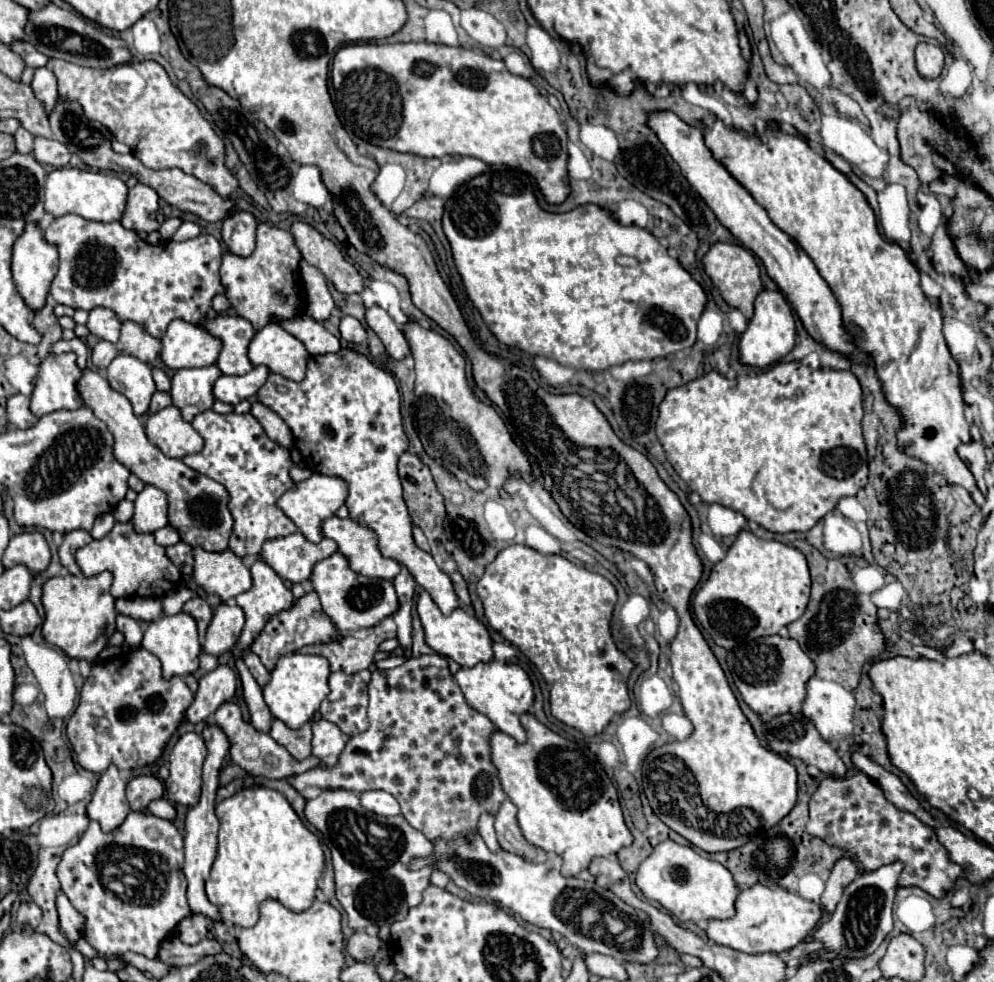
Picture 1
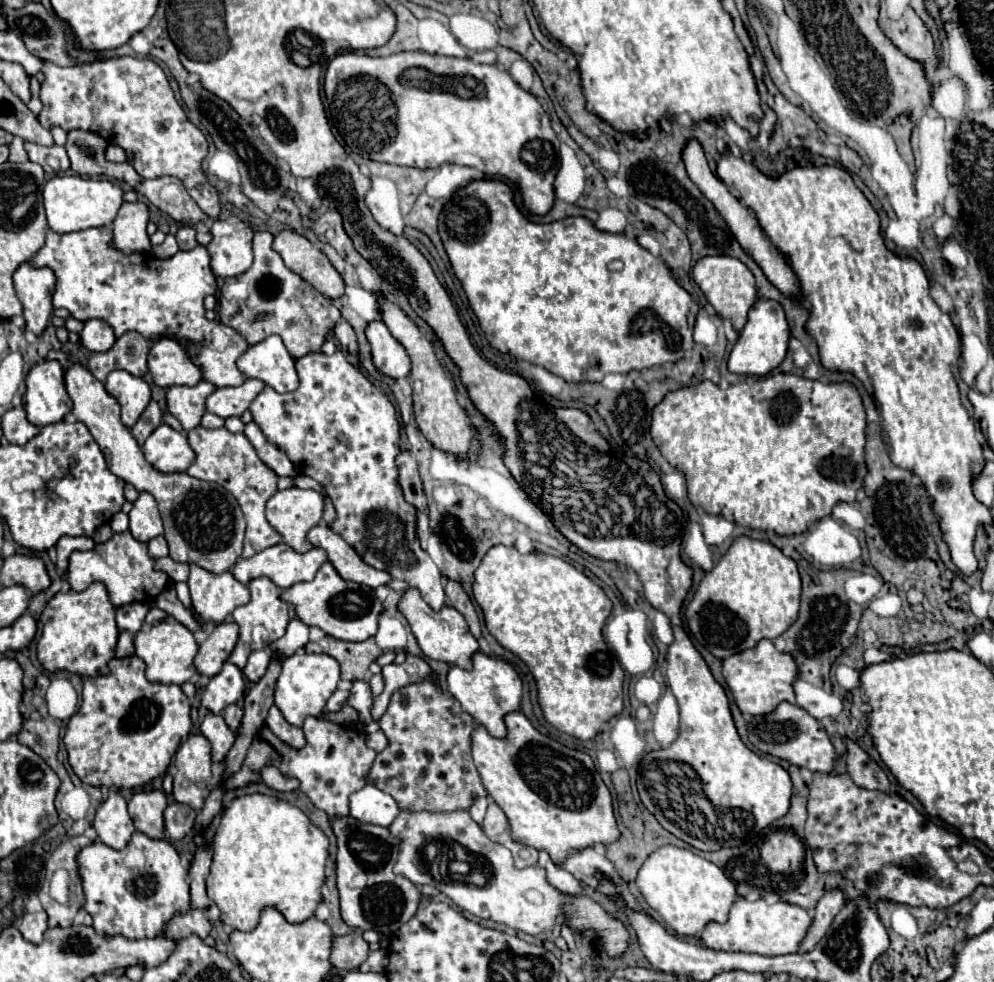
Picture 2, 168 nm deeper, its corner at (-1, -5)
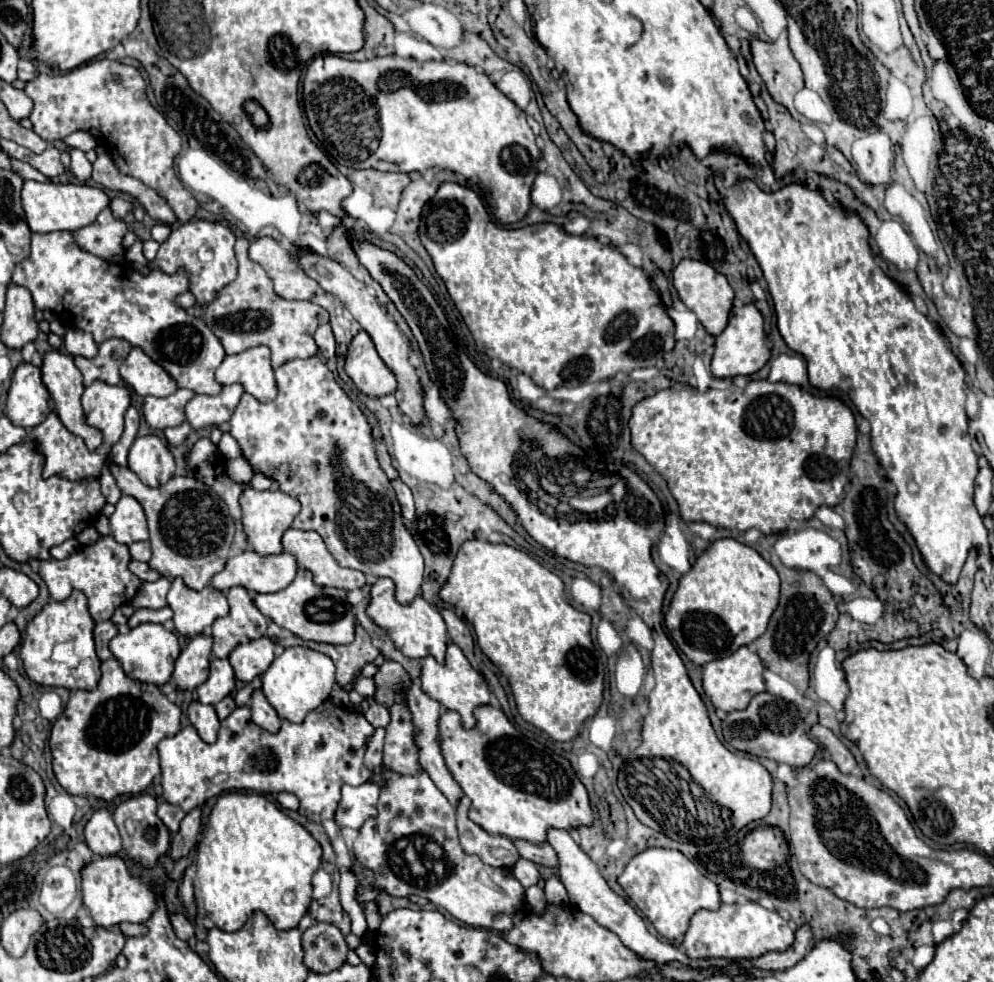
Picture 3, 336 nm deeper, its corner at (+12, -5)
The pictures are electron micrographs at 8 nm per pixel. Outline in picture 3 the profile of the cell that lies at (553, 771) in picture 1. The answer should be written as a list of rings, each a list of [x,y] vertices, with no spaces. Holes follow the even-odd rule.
[[[489,704],[475,708],[475,728],[465,730],[461,726],[459,714],[447,710],[439,716],[439,740],[441,740],[441,754],[445,758],[445,764],[455,778],[455,782],[461,786],[463,794],[471,800],[469,818],[485,828],[489,834],[503,834],[511,840],[529,840],[529,842],[545,842],[545,832],[549,828],[575,828],[575,826],[591,826],[593,824],[593,812],[589,804],[589,796],[577,774],[573,772],[569,760],[563,756],[551,752],[537,740],[525,738],[519,734],[501,708],[493,708]]]

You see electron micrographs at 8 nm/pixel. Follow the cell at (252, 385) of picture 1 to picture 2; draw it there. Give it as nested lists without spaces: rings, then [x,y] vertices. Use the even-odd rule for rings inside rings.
[[[246,378],[244,384],[240,386],[216,388],[206,400],[206,410],[222,418],[242,416],[242,412],[252,404],[252,400],[256,398],[256,394],[260,394],[262,388],[264,388],[264,382],[256,378]]]

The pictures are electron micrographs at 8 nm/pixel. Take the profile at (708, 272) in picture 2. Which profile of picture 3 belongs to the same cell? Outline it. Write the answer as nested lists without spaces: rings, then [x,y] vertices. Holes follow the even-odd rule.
[[[681,260],[673,270],[673,286],[675,286],[681,302],[697,316],[697,320],[703,324],[703,328],[711,336],[717,336],[725,330],[735,294],[723,274],[719,274],[711,266],[697,262],[697,260]]]

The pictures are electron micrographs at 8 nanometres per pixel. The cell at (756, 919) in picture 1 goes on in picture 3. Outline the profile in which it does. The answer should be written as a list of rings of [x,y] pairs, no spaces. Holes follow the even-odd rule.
[[[721,904],[719,910],[697,910],[689,922],[685,932],[685,940],[681,944],[683,952],[689,958],[757,958],[767,952],[783,952],[795,940],[795,932],[787,920],[783,920],[777,912],[765,910],[763,906],[749,904]]]

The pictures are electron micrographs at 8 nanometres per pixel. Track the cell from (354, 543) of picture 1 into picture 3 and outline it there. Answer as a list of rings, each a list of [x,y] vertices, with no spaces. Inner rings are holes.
[[[289,528],[283,534],[281,544],[283,552],[289,552],[297,558],[299,568],[305,568],[313,574],[313,582],[317,586],[353,590],[353,588],[363,588],[367,584],[363,572],[341,568],[335,562],[335,558],[329,554],[325,542],[317,532]]]

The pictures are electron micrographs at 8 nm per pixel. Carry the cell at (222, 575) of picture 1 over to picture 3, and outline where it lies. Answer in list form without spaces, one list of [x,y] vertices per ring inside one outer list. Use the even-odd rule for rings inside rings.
[[[175,578],[167,594],[167,604],[173,610],[173,624],[181,636],[203,634],[217,618],[229,614],[227,598],[207,586],[203,592],[189,590],[181,578]]]

